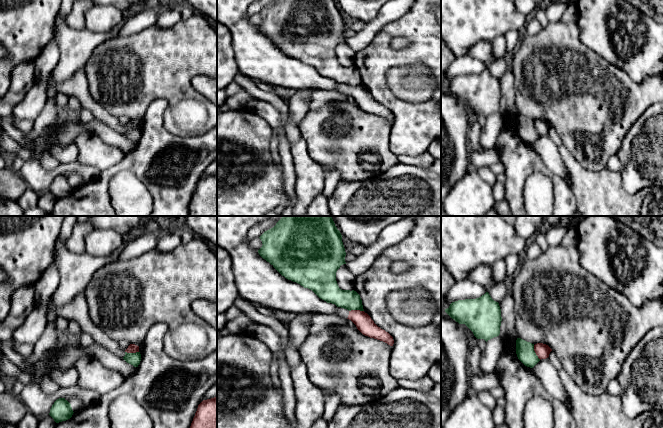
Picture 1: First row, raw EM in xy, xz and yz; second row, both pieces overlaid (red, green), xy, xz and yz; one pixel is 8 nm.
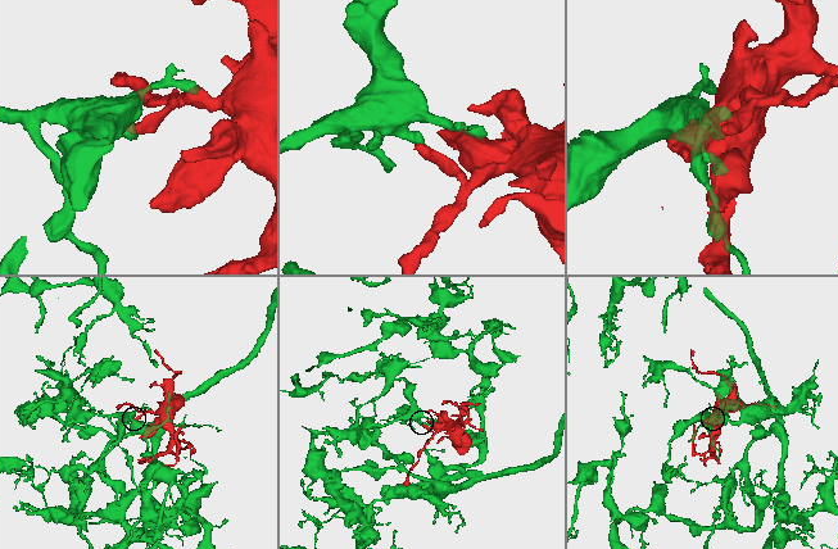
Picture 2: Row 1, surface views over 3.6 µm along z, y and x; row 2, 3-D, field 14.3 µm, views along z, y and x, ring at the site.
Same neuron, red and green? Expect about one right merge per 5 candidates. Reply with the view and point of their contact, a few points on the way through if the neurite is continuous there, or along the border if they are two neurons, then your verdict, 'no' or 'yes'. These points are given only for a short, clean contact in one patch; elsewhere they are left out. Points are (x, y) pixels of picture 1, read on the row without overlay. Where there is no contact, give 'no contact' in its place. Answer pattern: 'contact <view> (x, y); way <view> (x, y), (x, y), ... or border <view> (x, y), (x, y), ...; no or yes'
contact xz (356, 86); border xz (363, 86), (349, 87); no

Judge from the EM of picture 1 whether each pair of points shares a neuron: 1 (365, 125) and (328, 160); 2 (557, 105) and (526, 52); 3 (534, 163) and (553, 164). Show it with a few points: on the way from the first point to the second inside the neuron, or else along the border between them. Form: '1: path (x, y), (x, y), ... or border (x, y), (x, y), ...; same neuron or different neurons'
1: path (360, 136), (339, 158); same neuron
2: path (556, 92), (556, 86), (539, 65); same neuron
3: border (531, 144), (541, 160), (562, 179); different neurons

